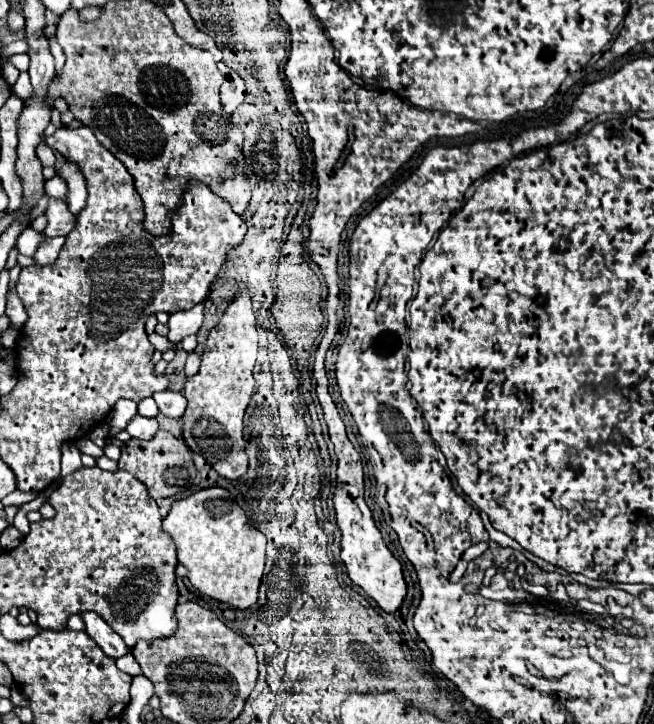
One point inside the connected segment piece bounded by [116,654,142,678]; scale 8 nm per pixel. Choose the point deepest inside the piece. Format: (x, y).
(127, 664)

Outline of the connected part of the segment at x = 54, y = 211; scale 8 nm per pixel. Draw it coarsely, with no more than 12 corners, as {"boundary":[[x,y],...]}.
{"boundary":[[50,198],[46,236],[66,236],[76,216],[62,200]]}

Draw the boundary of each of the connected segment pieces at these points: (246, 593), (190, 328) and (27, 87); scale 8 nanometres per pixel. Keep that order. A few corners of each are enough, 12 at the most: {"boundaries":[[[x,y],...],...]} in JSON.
{"boundaries":[[[226,488],[162,522],[198,592],[256,604],[266,536]],[[204,306],[172,312],[168,340],[178,344],[198,334]],[[27,71],[20,72],[12,91],[24,103],[33,88]]]}

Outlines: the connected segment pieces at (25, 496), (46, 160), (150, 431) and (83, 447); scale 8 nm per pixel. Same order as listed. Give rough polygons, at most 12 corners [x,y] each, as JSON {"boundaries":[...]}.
{"boundaries":[[[14,490],[2,500],[4,506],[22,506],[40,494]],[[42,142],[36,156],[42,166],[56,166],[54,150]],[[136,416],[128,424],[128,434],[152,440],[158,432],[156,418]],[[89,438],[79,439],[79,451],[98,458],[104,456],[103,449]]]}

